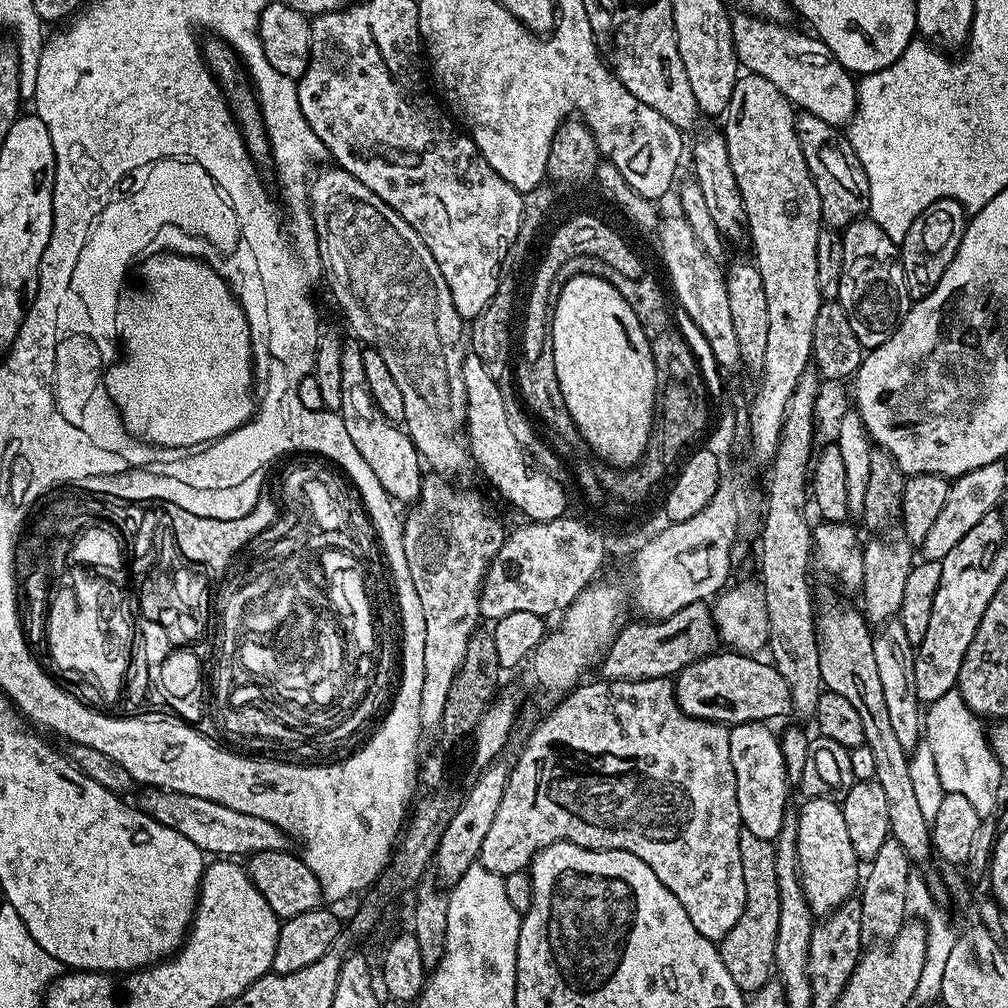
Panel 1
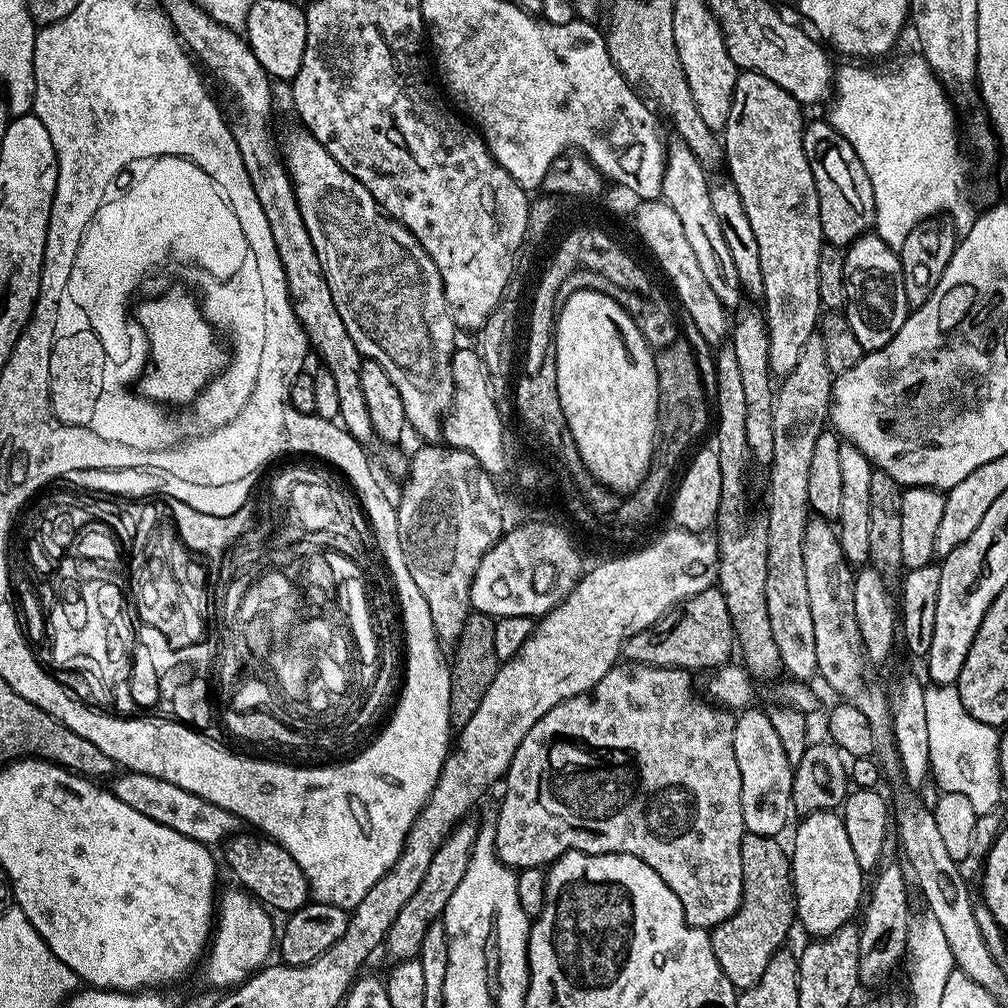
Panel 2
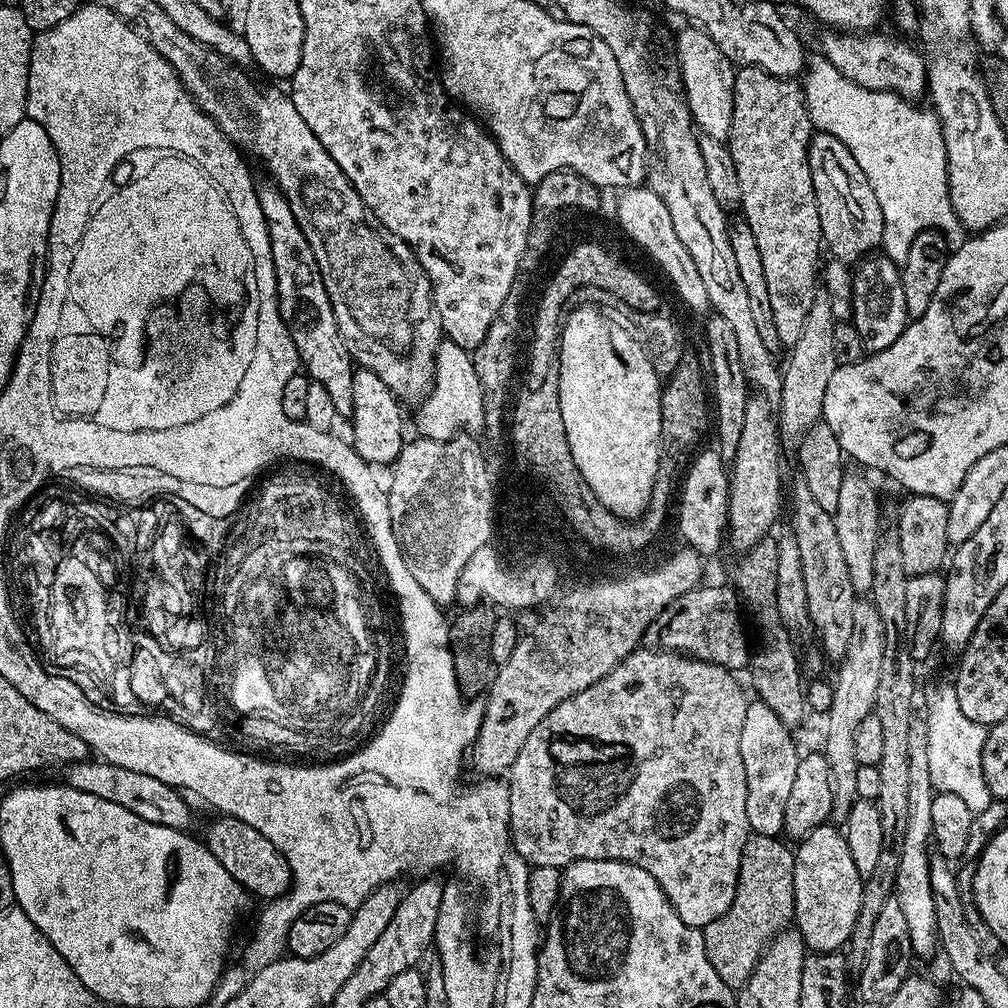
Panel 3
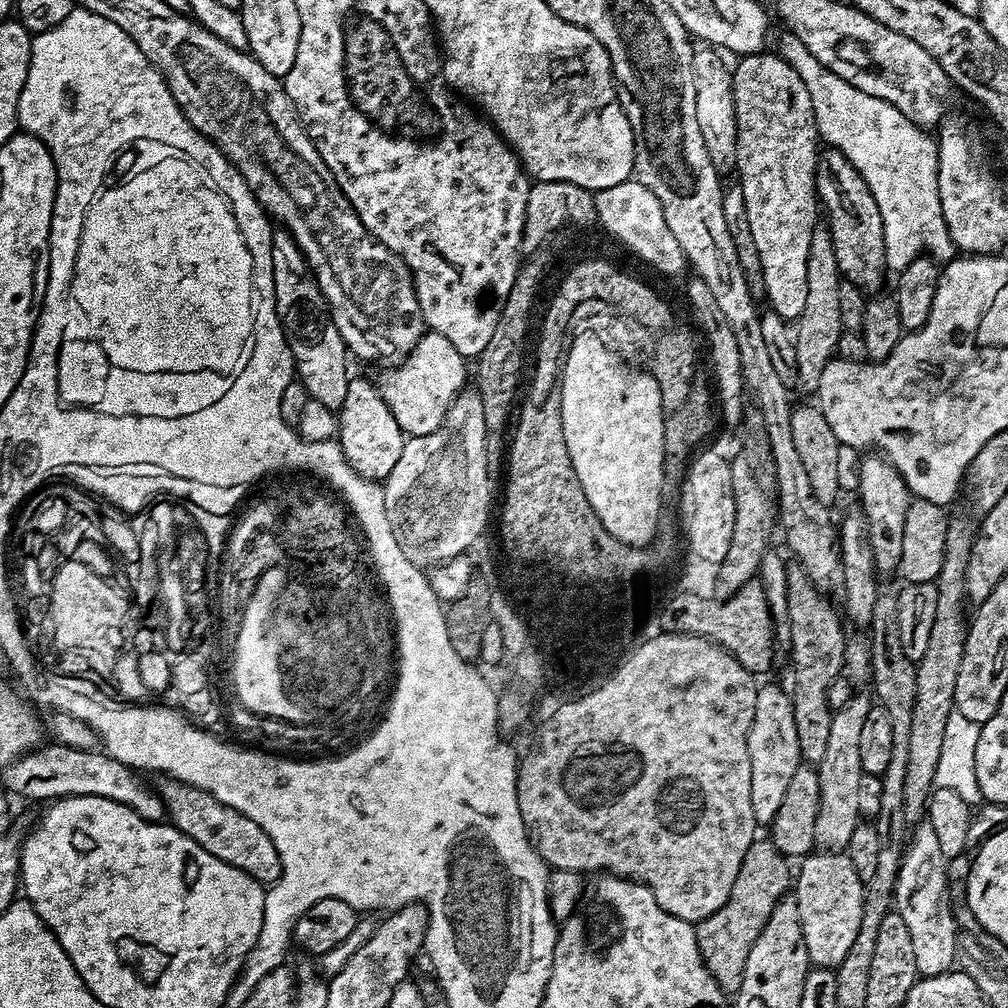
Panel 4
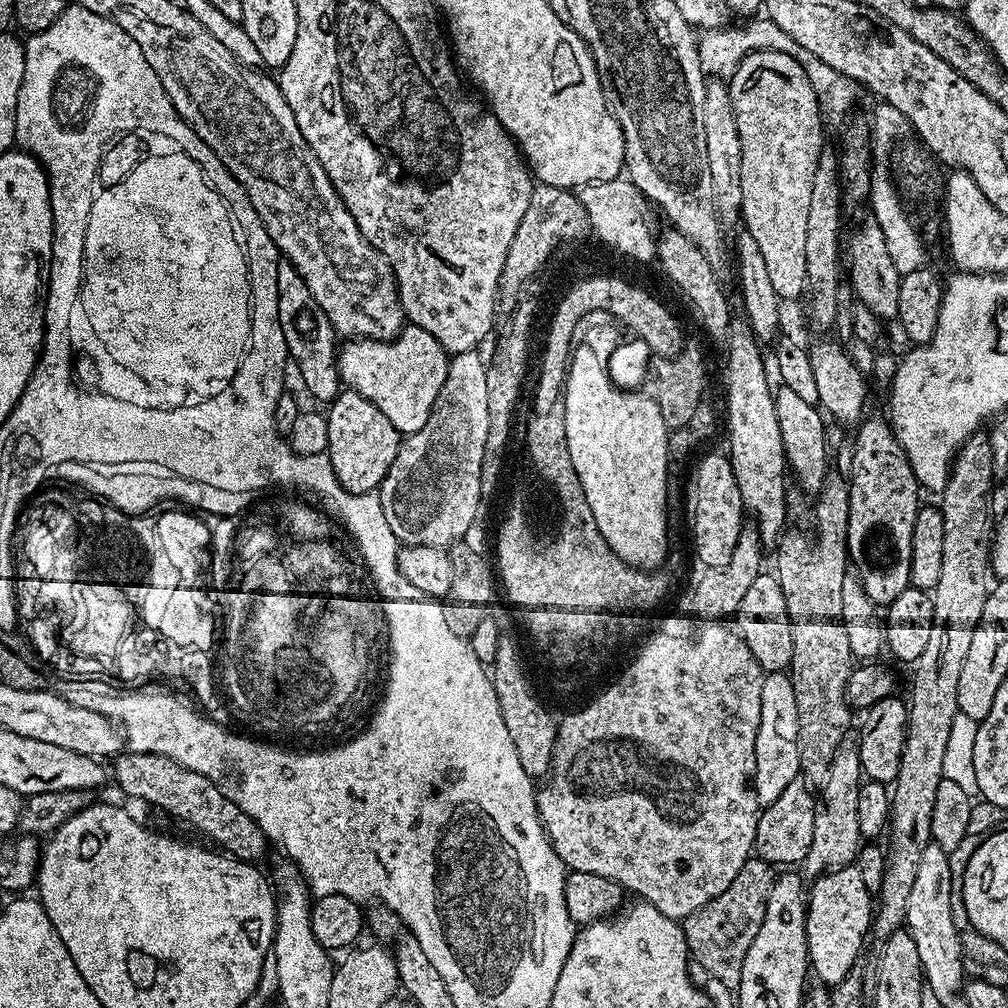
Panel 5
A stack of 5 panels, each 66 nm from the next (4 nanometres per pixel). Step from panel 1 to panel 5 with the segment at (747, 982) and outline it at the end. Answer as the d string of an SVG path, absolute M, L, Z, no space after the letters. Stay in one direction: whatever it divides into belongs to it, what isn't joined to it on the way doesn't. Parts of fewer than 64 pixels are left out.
M750 858L742 866L742 870L738 870L738 878L734 878L734 882L730 882L730 886L726 886L726 890L722 890L718 898L706 902L706 906L694 910L694 914L682 921L689 957L698 966L702 966L702 970L706 970L709 981L717 980L724 988L739 989L742 982L742 962L746 962L746 950L750 950L758 929L762 927L762 918L766 918L766 902L770 902L770 890L777 875L777 869L773 865L759 858Z

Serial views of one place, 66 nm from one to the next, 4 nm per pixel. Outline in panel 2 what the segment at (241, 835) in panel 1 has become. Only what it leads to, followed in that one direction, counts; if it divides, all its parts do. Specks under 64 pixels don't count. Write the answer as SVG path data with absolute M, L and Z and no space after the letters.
M127 770L121 771L112 782L110 791L126 802L126 806L138 810L138 814L146 814L146 818L154 818L154 822L162 826L170 826L170 830L178 830L178 834L186 834L186 838L199 844L219 845L241 831L242 821L230 814L230 810L222 810L222 806L214 806L214 802L206 802L206 798L198 798L198 794L182 790L182 786L174 786L174 782Z

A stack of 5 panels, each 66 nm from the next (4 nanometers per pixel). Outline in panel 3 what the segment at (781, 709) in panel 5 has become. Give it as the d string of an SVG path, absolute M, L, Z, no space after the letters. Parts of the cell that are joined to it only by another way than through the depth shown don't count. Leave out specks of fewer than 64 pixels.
M759 698L753 699L746 710L746 718L742 722L742 766L746 766L746 822L749 829L757 836L780 836L784 831L784 819L786 818L786 802L790 799L790 789L794 786L794 773L798 770L798 762L801 758L801 753L796 752L796 744L792 741L794 736L793 729L788 728L778 718L778 714L766 705Z

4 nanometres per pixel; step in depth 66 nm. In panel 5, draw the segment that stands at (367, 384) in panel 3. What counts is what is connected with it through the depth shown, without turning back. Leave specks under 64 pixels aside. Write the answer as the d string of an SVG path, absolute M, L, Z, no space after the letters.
M351 390L341 391L335 400L327 405L328 450L327 458L336 475L336 481L347 492L375 493L394 462L402 443L402 433L390 426L390 418L374 406L362 394Z

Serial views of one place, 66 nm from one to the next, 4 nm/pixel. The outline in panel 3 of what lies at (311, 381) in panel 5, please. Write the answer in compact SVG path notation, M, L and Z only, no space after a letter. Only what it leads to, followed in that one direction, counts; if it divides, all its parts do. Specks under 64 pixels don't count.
M264 178L264 181L259 181L259 183L256 184L256 193L258 194L258 206L262 206L262 218L266 218L266 230L268 231L268 237L270 238L270 258L274 262L274 274L276 275L276 301L278 302L278 310L280 311L282 322L286 326L290 338L294 338L294 346L300 355L300 363L303 371L307 373L315 383L326 386L326 391L330 393L330 398L334 401L334 410L336 411L337 417L351 417L352 411L354 411L354 378L352 377L354 361L351 354L348 353L348 345L344 339L344 335L338 330L338 322L334 318L330 294L326 294L326 282L318 270L318 258L314 258L314 249L310 247L310 242L306 242L306 234L302 234L302 226L298 226L298 218L294 218L294 210L290 210L290 202L280 192L278 185L273 184L271 179Z

